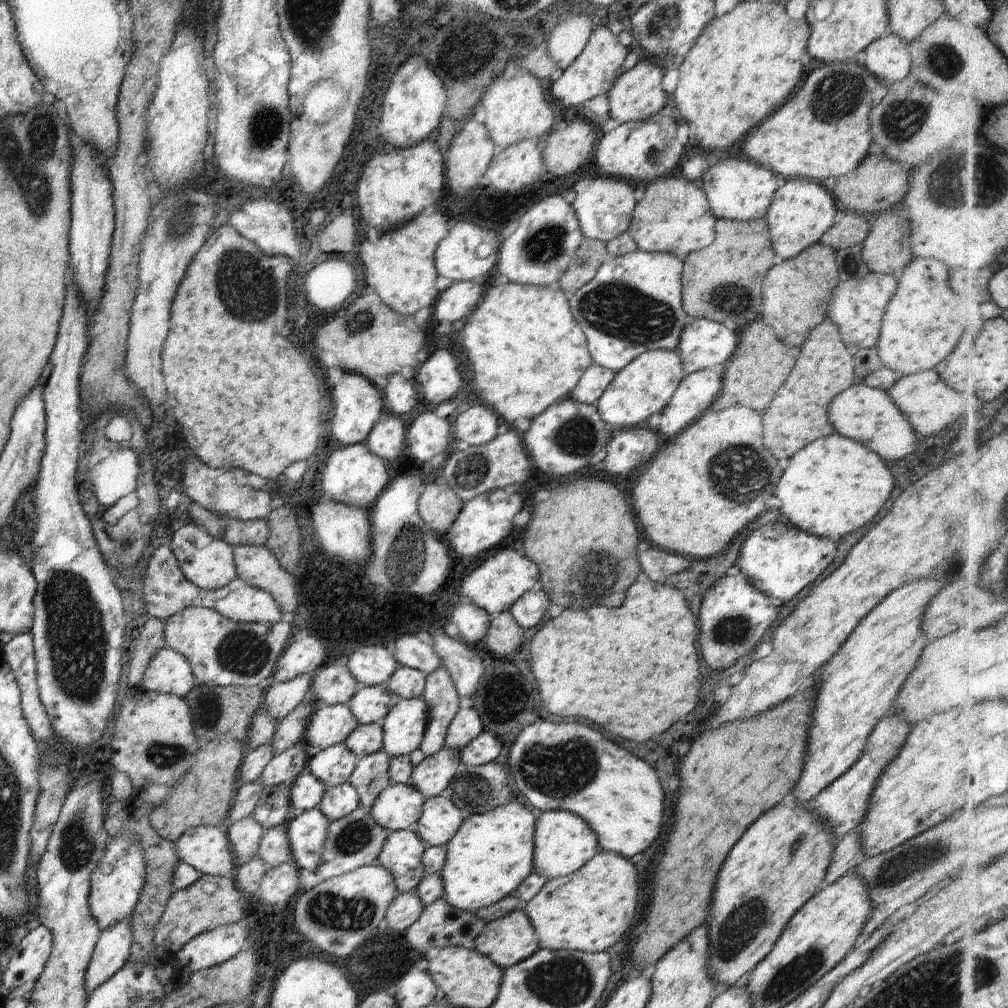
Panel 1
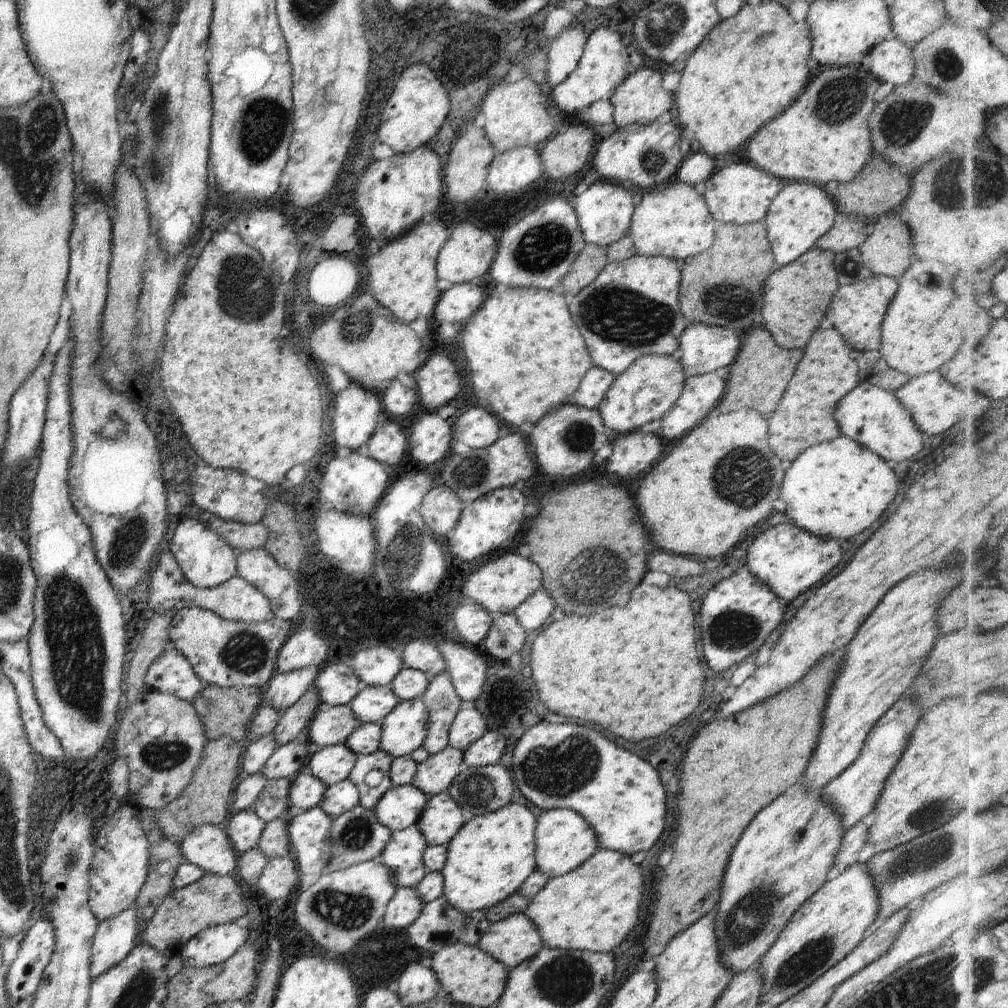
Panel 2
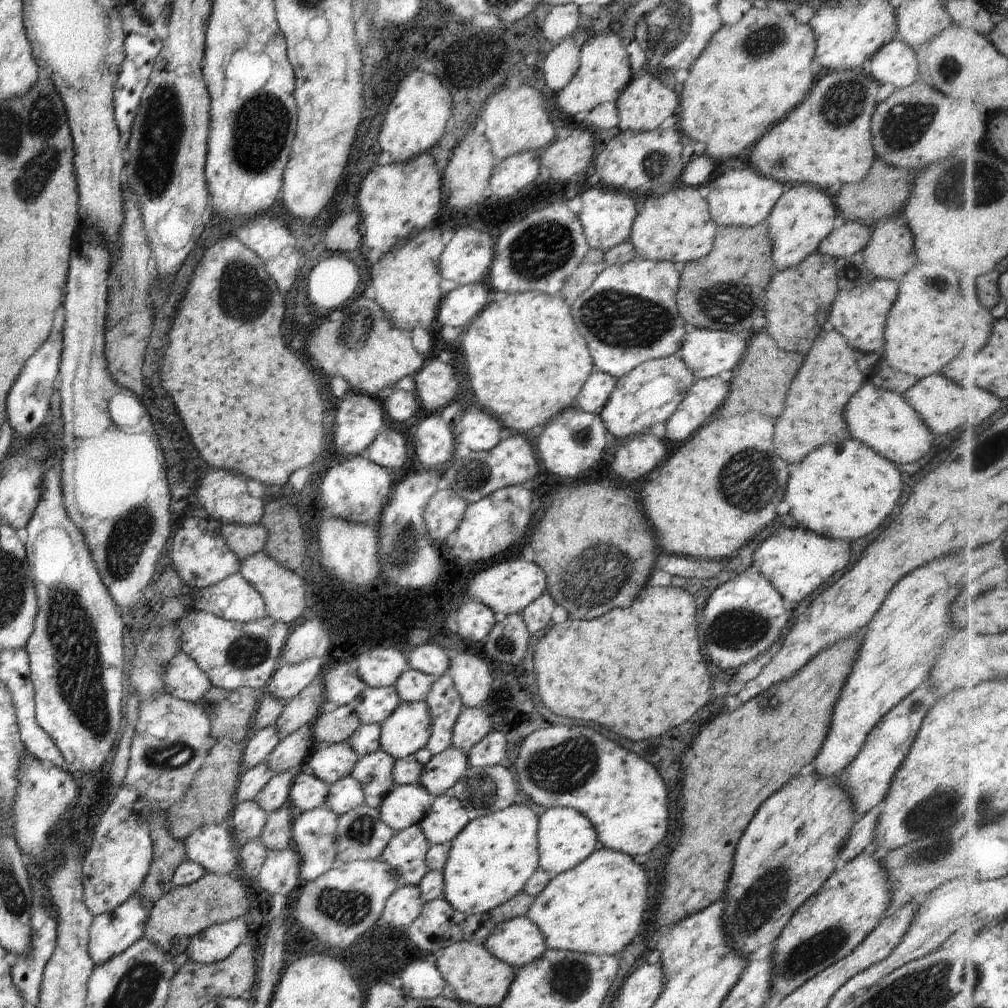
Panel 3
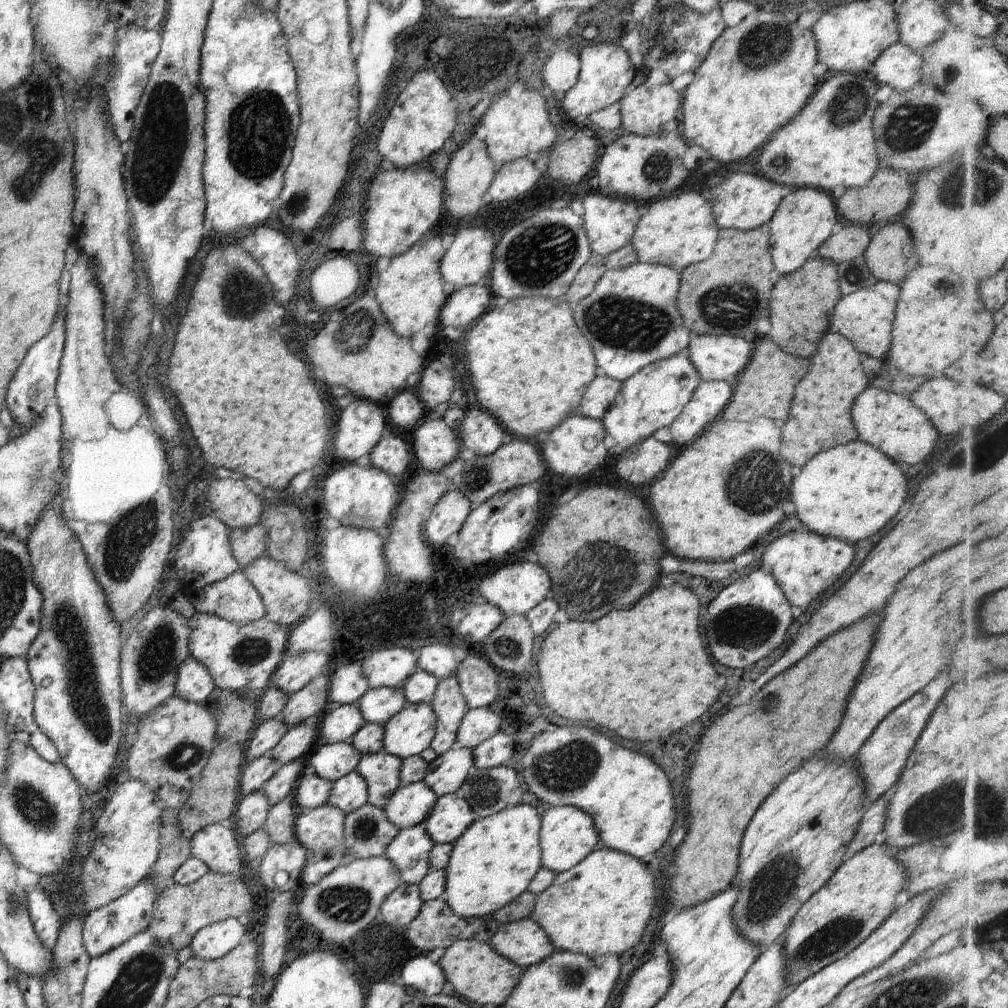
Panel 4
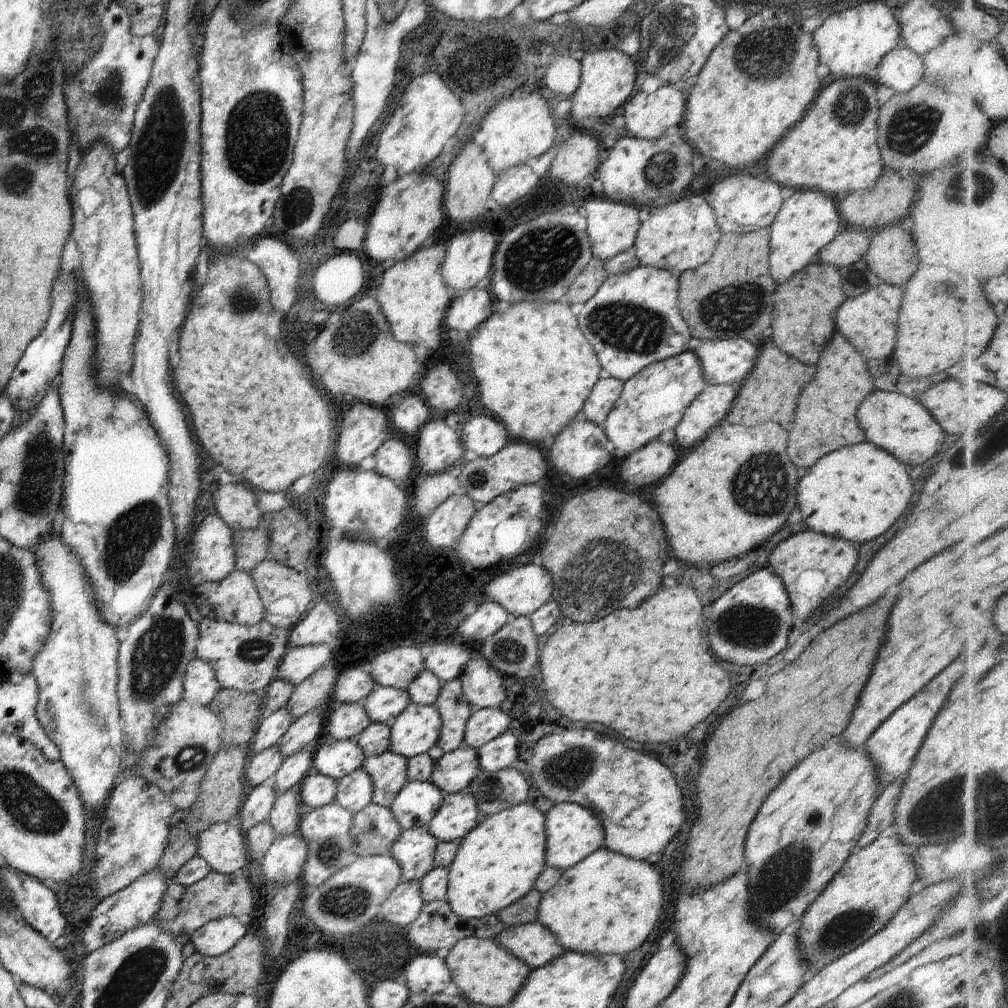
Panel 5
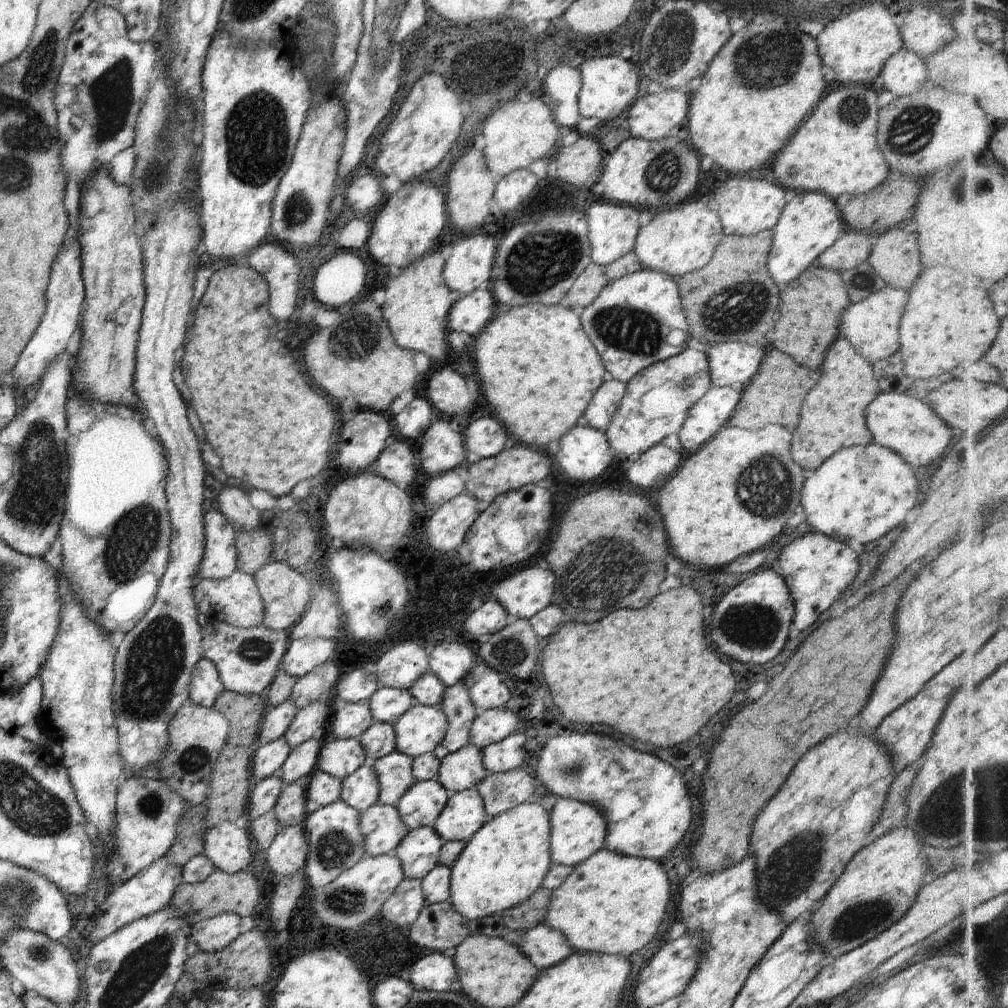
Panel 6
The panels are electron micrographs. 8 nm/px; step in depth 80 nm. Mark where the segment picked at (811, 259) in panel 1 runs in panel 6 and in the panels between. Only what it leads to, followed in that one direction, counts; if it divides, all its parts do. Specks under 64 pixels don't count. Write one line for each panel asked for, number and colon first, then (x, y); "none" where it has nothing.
2: (796, 297)
3: (798, 300)
4: (801, 305)
5: (803, 321)
6: (810, 323)

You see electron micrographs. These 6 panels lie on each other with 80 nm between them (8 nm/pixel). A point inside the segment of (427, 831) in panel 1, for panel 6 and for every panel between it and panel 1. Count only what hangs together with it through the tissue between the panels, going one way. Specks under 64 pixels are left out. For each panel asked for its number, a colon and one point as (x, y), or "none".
2: (442, 818)
3: (446, 818)
4: (452, 816)
5: (458, 814)
6: (464, 814)

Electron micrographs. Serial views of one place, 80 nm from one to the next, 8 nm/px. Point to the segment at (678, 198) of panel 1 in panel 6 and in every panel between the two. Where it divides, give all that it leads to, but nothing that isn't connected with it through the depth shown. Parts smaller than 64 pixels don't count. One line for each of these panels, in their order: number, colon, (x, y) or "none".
2: (672, 220)
3: (675, 225)
4: (678, 231)
5: (677, 237)
6: (677, 241)

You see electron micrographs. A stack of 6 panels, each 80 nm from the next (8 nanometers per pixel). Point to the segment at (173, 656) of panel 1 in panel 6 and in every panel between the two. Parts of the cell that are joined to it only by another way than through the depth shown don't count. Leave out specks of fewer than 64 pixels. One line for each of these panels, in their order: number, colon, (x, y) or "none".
2: (171, 672)
3: (184, 679)
4: (195, 684)
5: (200, 685)
6: (205, 685)

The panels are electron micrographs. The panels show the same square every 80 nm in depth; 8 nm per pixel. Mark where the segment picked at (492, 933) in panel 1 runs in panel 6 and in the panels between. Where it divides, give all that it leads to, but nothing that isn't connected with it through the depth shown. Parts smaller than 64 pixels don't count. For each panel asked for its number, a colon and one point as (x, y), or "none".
2: (510, 941)
3: (517, 942)
4: (524, 942)
5: (534, 944)
6: (545, 947)

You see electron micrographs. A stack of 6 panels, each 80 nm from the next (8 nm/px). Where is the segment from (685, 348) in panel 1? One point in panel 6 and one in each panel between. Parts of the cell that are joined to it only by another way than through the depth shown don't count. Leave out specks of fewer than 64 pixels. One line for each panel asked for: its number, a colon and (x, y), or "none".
2: (702, 349)
3: (706, 353)
4: (717, 358)
5: (728, 361)
6: (732, 364)

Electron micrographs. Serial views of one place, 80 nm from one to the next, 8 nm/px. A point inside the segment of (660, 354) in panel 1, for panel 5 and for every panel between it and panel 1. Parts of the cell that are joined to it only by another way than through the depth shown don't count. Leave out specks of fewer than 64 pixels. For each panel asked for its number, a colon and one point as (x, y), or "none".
2: (645, 391)
3: (648, 394)
4: (651, 399)
5: (653, 401)

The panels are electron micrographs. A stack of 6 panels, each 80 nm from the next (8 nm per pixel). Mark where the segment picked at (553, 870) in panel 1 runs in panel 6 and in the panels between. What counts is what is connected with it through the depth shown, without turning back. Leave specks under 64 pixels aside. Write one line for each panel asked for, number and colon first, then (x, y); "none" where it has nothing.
2: (565, 840)
3: (565, 837)
4: (567, 835)
5: (573, 832)
6: (578, 830)

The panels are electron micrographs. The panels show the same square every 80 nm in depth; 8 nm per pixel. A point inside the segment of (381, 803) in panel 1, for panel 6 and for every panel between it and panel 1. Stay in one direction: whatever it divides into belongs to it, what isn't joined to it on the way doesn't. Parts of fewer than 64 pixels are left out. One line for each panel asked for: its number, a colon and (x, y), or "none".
2: (401, 807)
3: (406, 805)
4: (411, 805)
5: (417, 803)
6: (423, 802)

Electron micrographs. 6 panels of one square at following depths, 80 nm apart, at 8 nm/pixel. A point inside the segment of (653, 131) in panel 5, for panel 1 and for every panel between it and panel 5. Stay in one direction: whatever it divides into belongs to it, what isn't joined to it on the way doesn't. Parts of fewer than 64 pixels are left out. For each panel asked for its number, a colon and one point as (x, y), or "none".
1: (637, 93)
2: (640, 98)
3: (645, 103)
4: (644, 111)

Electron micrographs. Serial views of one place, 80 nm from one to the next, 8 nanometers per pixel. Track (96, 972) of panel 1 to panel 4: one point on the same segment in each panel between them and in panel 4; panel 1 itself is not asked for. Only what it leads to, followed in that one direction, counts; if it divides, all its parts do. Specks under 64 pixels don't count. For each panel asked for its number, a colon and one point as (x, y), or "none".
2: (114, 939)
3: (110, 934)
4: (105, 928)

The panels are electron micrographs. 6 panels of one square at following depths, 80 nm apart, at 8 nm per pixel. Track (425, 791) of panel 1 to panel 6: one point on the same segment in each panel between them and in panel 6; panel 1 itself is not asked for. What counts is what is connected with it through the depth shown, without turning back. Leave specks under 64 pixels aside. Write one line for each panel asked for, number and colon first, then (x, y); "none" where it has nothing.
2: (438, 772)
3: (443, 772)
4: (448, 772)
5: (452, 773)
6: (464, 769)

